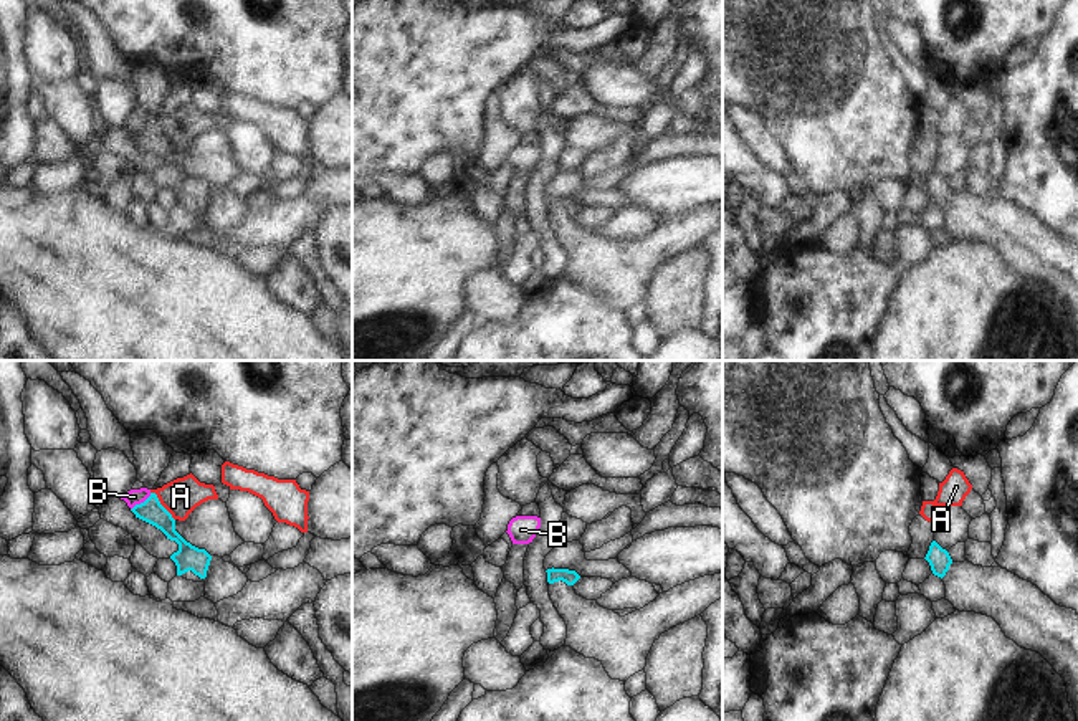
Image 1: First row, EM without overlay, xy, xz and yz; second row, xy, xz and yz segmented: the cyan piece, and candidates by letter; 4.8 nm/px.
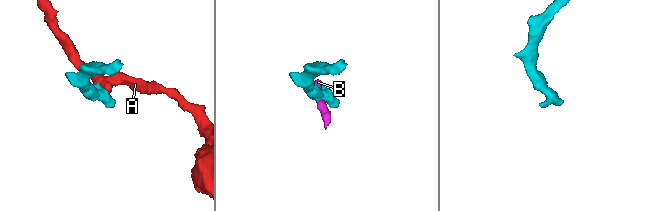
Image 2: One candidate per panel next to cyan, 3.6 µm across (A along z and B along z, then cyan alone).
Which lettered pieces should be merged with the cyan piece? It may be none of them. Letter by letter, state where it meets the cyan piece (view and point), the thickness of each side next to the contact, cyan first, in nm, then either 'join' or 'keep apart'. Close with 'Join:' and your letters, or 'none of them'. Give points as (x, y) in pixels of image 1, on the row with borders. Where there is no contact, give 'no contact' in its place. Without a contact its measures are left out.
A: meets cyan in xy at (161, 505); 120 nm thick on the cyan side, 180 nm on the other; keep apart
B: meets cyan in xy at (141, 503); 120 nm thick on the cyan side, 80 nm on the other; keep apart
Join: none of them

